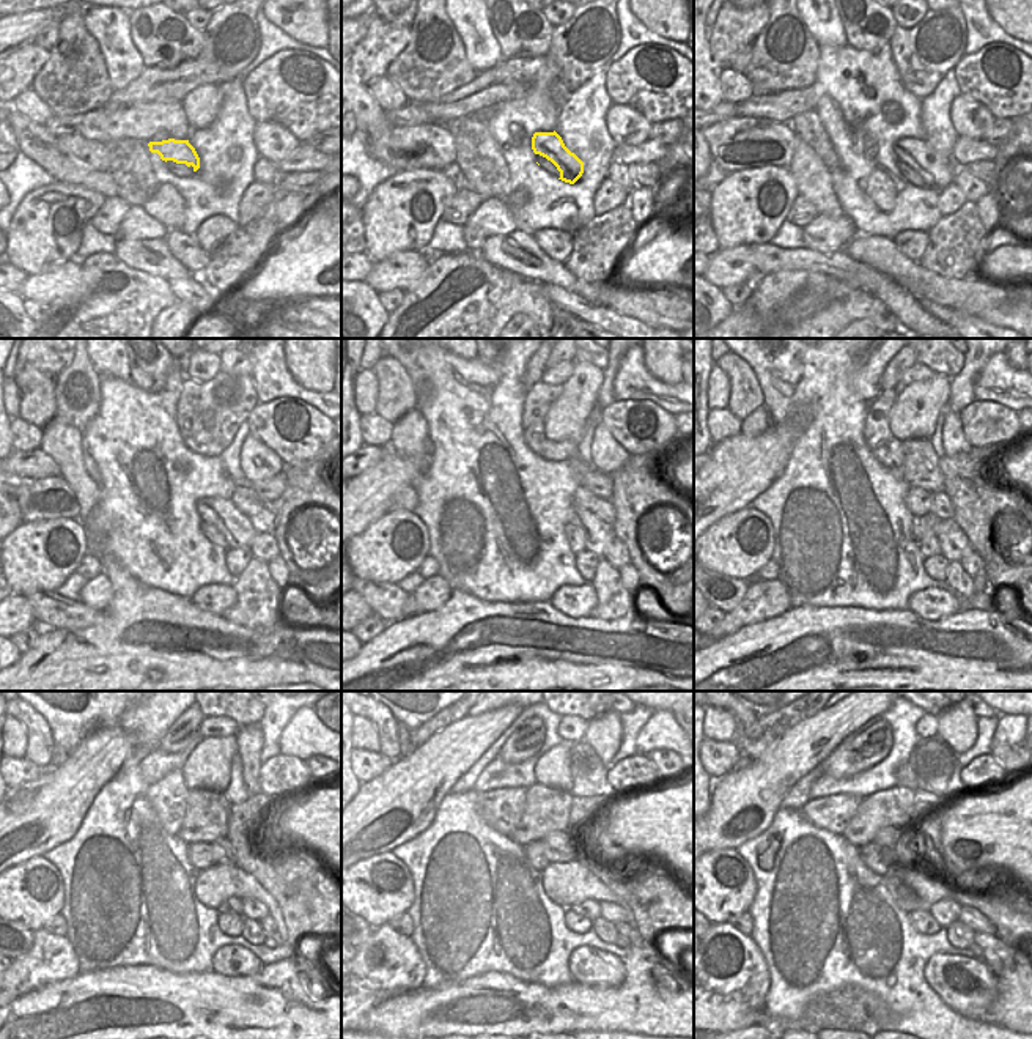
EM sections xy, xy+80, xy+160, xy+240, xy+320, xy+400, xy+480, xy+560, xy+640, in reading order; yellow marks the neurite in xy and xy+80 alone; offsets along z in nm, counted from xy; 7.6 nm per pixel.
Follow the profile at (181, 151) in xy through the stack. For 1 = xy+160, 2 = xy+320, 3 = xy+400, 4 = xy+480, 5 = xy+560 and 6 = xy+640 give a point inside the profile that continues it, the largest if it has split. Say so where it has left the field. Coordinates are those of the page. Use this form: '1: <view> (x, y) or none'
1: xy+160 (936, 170)
2: xy+320 (597, 534)
3: xy+400 (954, 543)
4: xy+480 (252, 909)
5: xy+560 (615, 913)
6: xy+640 (974, 920)

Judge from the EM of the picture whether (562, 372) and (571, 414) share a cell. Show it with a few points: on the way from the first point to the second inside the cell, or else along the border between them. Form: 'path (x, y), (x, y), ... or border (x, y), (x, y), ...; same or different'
border (574, 362), (573, 373), (562, 386); different

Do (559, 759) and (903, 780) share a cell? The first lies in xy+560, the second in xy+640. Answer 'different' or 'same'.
same

